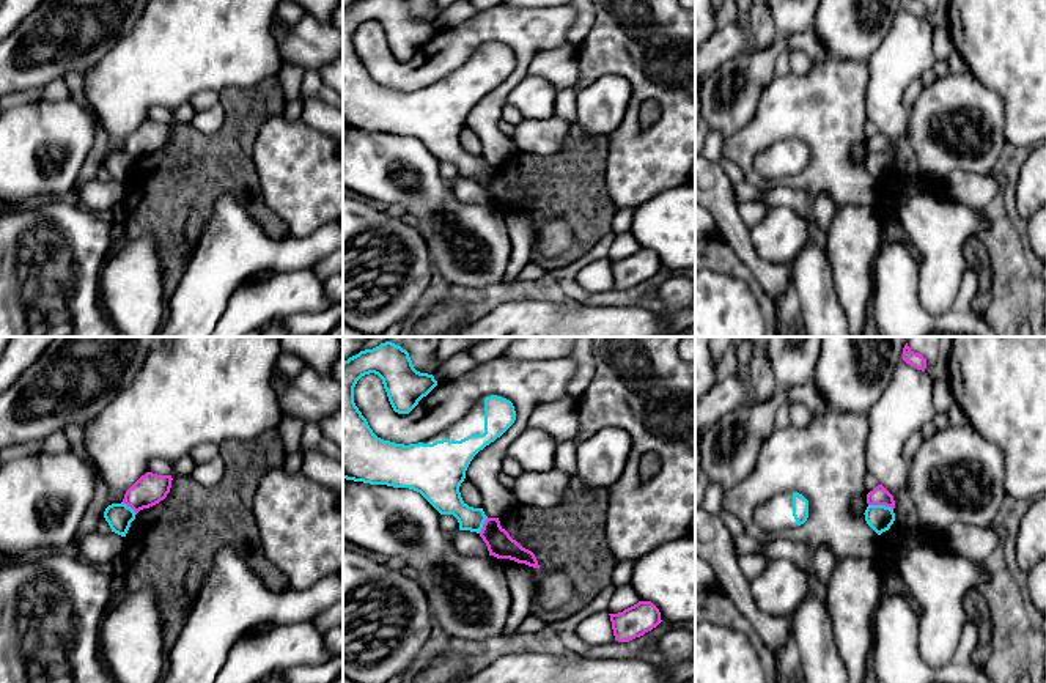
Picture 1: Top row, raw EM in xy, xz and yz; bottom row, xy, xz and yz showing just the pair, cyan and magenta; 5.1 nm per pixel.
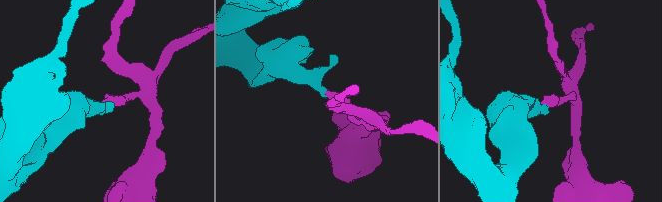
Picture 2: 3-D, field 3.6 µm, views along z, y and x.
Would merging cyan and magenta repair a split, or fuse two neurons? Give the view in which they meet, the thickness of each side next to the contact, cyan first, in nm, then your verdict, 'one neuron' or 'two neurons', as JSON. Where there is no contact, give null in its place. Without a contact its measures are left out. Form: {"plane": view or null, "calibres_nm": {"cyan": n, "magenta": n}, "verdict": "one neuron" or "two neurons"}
{"plane": "yz", "calibres_nm": {"cyan": 140, "magenta": 100}, "verdict": "two neurons"}

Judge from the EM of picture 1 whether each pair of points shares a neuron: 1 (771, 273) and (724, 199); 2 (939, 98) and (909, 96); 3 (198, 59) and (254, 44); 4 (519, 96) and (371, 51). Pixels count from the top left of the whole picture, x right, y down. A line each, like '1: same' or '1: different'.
1: same
2: different
3: same
4: different

